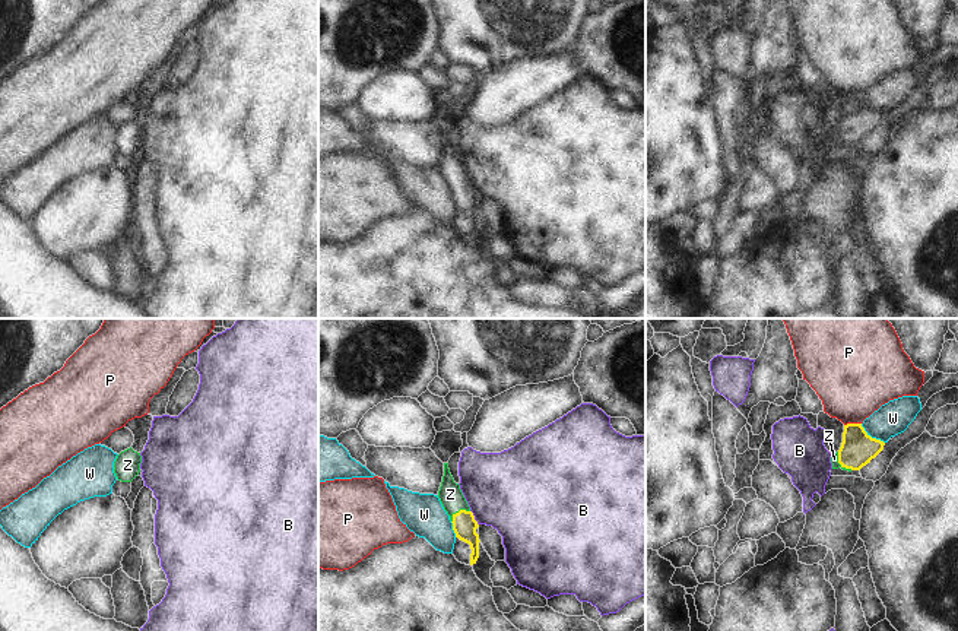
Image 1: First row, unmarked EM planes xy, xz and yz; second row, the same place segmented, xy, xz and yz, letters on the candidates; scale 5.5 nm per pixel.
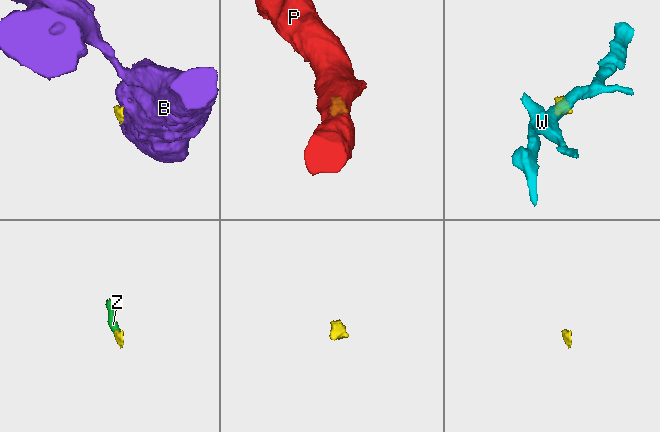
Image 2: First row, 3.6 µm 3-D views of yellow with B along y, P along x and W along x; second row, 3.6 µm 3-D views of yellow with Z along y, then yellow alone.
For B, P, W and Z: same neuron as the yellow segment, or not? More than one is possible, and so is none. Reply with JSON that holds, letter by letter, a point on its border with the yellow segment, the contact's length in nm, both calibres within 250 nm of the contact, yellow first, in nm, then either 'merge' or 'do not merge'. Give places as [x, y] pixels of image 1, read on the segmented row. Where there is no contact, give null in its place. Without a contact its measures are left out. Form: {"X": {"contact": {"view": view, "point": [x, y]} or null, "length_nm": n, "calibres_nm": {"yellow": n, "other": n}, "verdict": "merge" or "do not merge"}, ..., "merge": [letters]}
{"B": {"contact": {"view": "xz", "point": [473, 517]}, "length_nm": 100, "calibres_nm": {"yellow": 130, "other": 440}, "verdict": "do not merge"}, "P": {"contact": {"view": "yz", "point": [852, 424]}, "length_nm": 100, "calibres_nm": {"yellow": 190, "other": 420}, "verdict": "do not merge"}, "W": {"contact": {"view": "yz", "point": [871, 437]}, "length_nm": 170, "calibres_nm": {"yellow": 190, "other": 190}, "verdict": "do not merge"}, "Z": {"contact": {"view": "yz", "point": [840, 463]}, "length_nm": 130, "calibres_nm": {"yellow": 190, "other": 50}, "verdict": "merge"}, "merge": ["Z"]}

